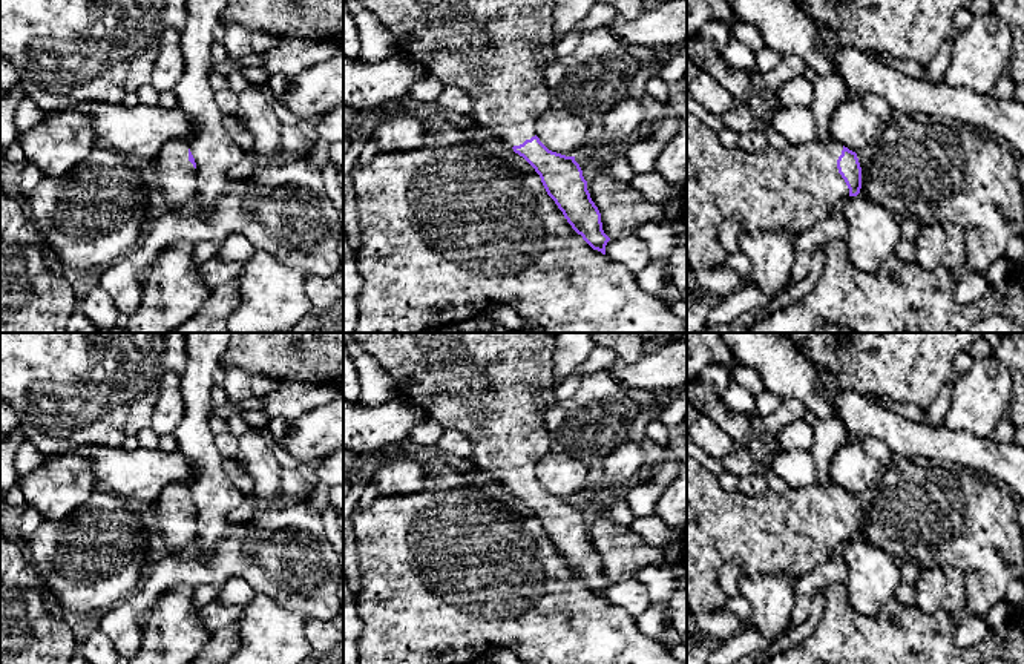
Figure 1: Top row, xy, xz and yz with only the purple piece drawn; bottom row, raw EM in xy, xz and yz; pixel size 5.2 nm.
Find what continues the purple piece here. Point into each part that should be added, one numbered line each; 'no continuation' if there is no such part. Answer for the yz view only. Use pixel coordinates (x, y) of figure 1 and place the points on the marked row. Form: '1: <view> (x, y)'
1: yz (790, 190)

